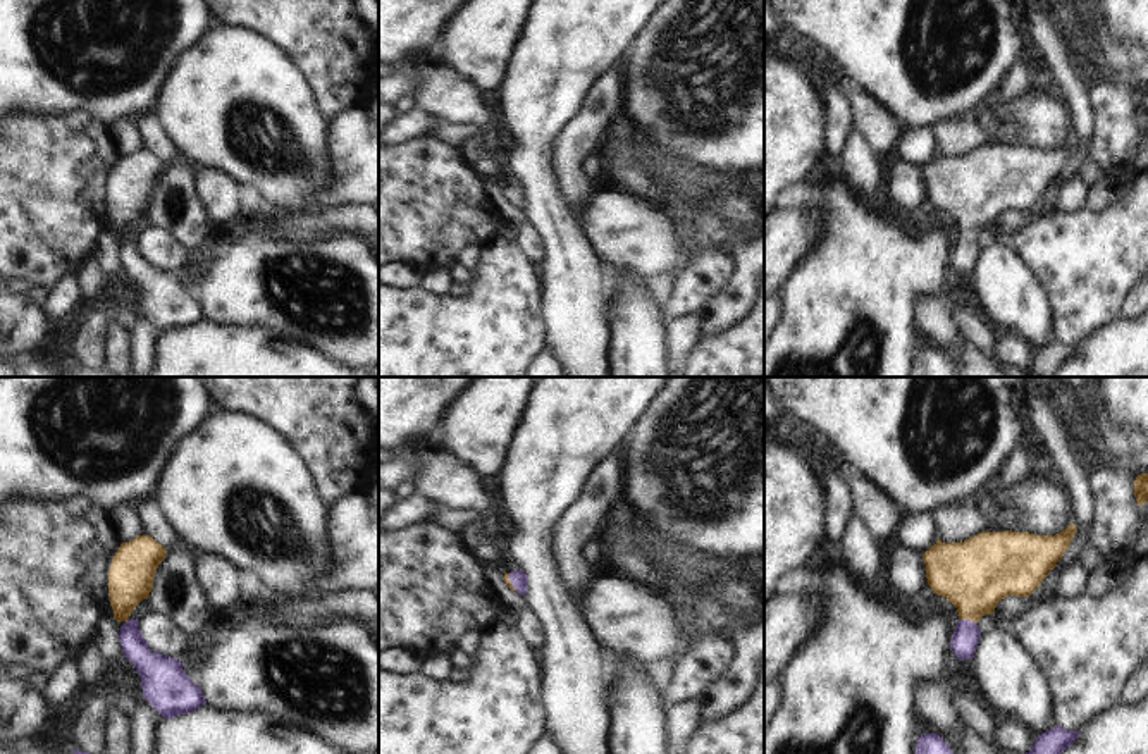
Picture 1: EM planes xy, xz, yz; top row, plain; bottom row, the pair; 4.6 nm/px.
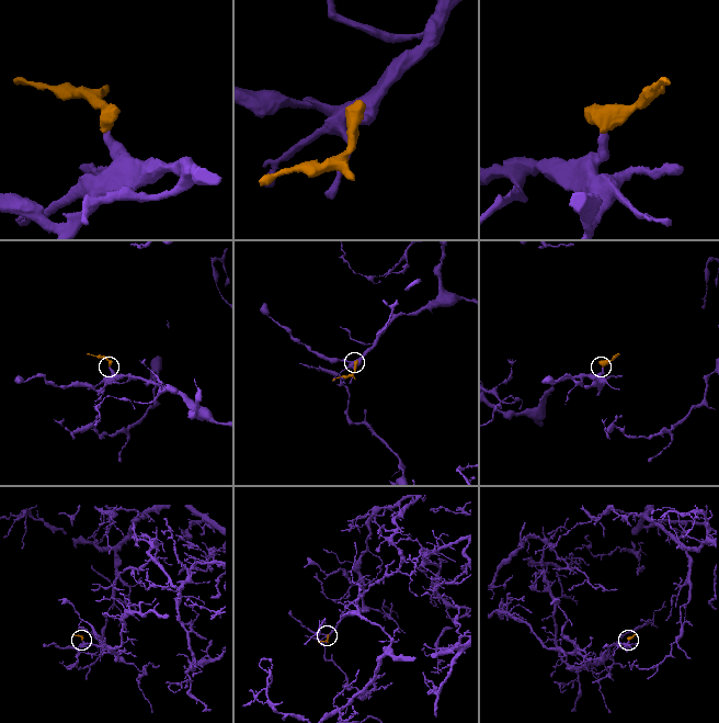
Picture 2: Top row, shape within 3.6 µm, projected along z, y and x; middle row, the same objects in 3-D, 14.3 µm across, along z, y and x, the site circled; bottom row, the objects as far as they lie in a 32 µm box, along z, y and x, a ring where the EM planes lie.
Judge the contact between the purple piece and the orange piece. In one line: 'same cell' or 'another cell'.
same cell

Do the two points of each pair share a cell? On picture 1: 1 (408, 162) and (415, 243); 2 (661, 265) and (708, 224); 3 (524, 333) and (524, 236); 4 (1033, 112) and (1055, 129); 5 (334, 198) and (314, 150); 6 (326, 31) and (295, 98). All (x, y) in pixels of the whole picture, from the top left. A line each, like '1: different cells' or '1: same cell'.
1: same cell
2: different cells
3: different cells
4: same cell
5: different cells
6: different cells

